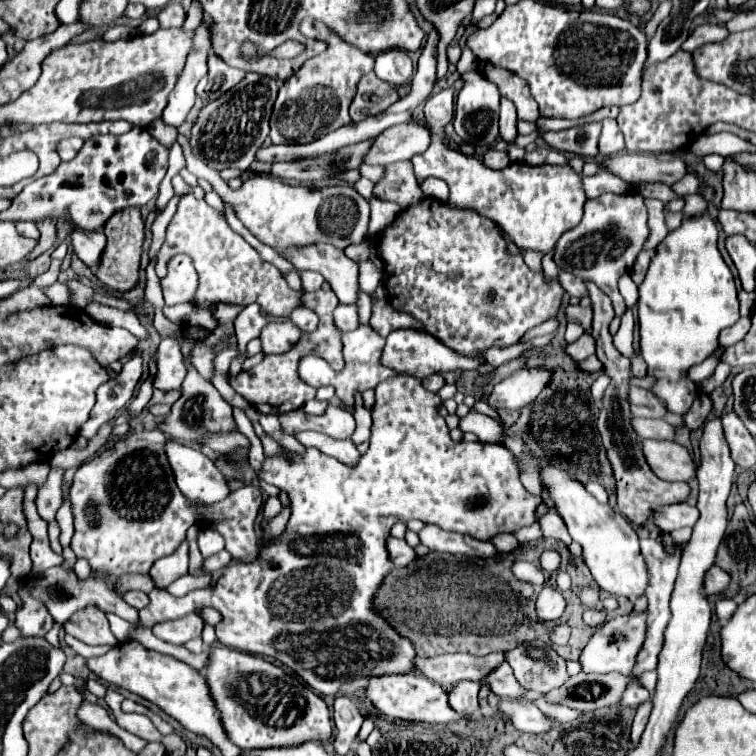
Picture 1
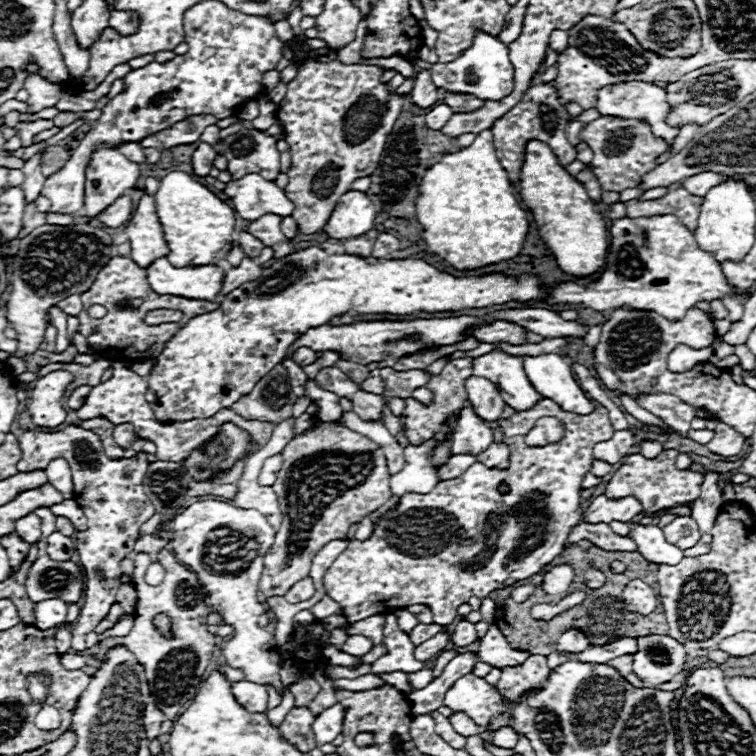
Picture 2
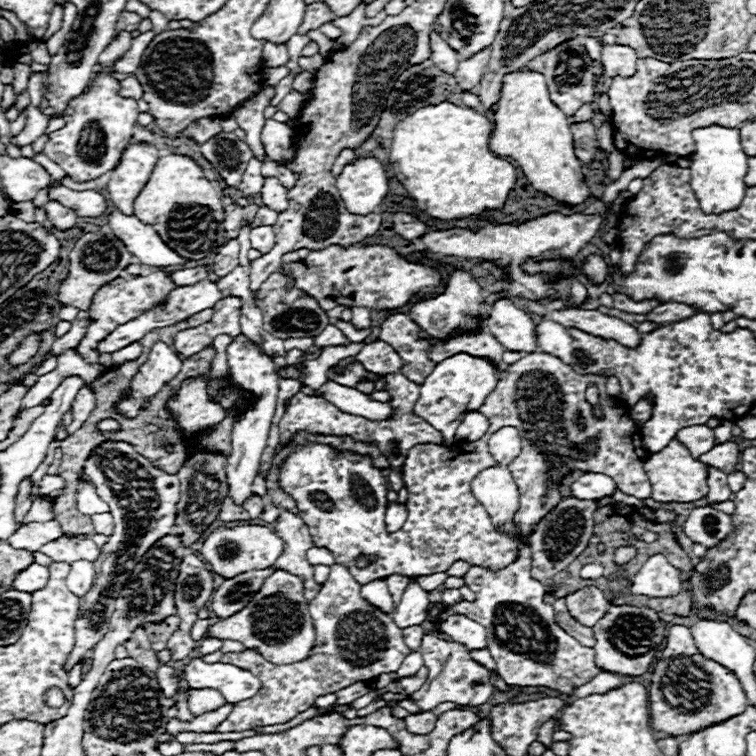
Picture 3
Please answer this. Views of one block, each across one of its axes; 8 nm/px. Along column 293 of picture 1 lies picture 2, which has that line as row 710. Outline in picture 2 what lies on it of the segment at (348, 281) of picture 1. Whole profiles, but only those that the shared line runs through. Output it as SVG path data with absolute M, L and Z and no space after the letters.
M240 680L240 682L232 682L232 692L238 704L242 704L248 712L266 712L266 704L268 704L266 686Z

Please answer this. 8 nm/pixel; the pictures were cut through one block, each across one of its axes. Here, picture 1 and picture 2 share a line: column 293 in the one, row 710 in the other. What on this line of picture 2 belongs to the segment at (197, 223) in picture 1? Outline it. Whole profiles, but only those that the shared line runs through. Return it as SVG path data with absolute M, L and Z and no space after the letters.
M294 706L286 714L286 718L284 718L282 726L280 726L282 738L290 740L290 744L294 744L294 748L298 748L300 752L310 752L316 746L314 732L310 728L312 720L314 720L314 714L310 712L310 708Z

